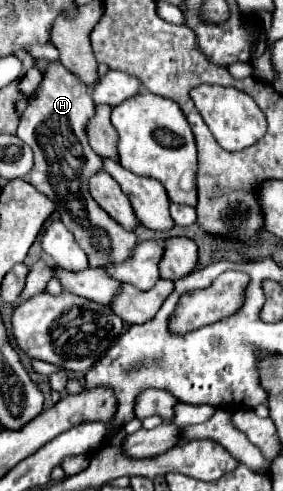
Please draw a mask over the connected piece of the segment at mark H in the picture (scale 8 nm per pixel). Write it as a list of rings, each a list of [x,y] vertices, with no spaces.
[[[60,61],[48,65],[44,79],[32,95],[18,127],[18,137],[34,149],[34,167],[24,177],[30,185],[54,199],[66,229],[72,231],[78,245],[86,251],[90,267],[104,267],[126,261],[138,245],[136,233],[116,223],[90,195],[88,179],[104,169],[102,159],[88,145],[86,125],[94,117],[90,89],[62,67]]]

